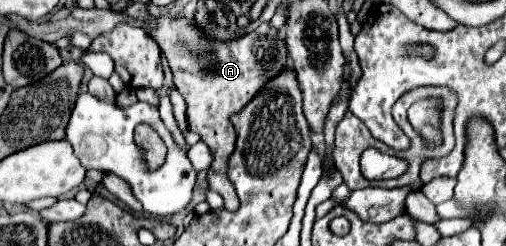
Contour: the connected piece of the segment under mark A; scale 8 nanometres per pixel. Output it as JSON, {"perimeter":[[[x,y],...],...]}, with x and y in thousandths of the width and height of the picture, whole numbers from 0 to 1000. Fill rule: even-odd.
{"perimeter":[[[314,73],[310,122],[291,130],[310,163],[326,236],[338,252],[334,268],[346,309],[342,325],[370,415],[374,528],[393,545],[397,577],[405,577],[417,610],[421,659],[409,691],[413,764],[441,797],[445,846],[460,854],[468,846],[472,813],[445,715],[445,650],[453,642],[453,618],[460,618],[464,577],[453,472],[476,447],[500,398],[500,374],[512,374],[516,350],[524,350],[532,309],[543,309],[543,293],[555,293],[555,276],[571,260],[563,179],[547,154],[547,122],[540,122],[532,98],[516,98],[504,130],[484,146],[484,163],[453,179],[453,195],[437,195],[437,171],[389,163],[389,130],[381,130],[377,81]]]}

